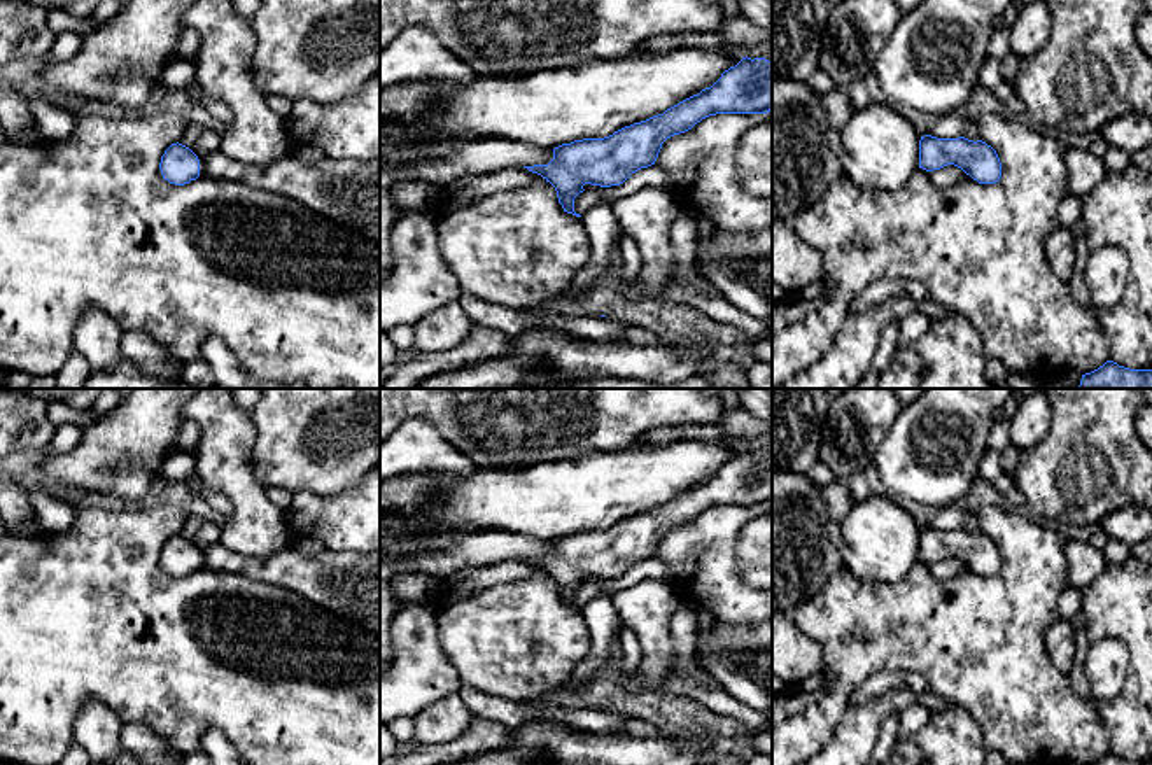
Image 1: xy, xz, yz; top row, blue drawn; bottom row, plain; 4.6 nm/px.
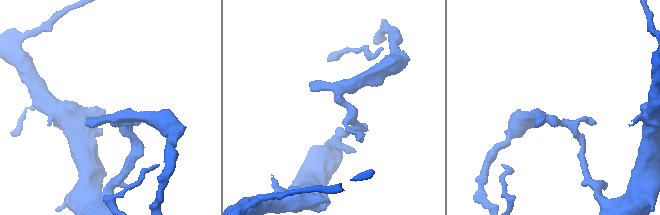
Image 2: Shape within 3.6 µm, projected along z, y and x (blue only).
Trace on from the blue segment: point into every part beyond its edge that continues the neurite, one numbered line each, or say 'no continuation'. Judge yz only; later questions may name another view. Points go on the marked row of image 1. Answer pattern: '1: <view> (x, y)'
no continuation

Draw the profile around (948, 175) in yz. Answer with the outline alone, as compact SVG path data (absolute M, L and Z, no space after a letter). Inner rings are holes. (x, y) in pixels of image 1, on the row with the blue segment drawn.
M947 165L940 170L926 172L926 173L928 173L930 182L940 189L954 186L966 175L961 168L954 165Z

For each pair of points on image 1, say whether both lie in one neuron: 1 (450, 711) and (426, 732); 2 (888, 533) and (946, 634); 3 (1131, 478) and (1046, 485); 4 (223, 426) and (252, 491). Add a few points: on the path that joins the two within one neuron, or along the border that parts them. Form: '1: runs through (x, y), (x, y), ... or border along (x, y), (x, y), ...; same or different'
1: runs through (445, 716), (431, 727); same
2: border along (918, 559), (900, 580), (871, 583); different
3: runs through (1110, 471), (1065, 475); same
4: runs through (226, 442), (226, 464), (237, 475); same

